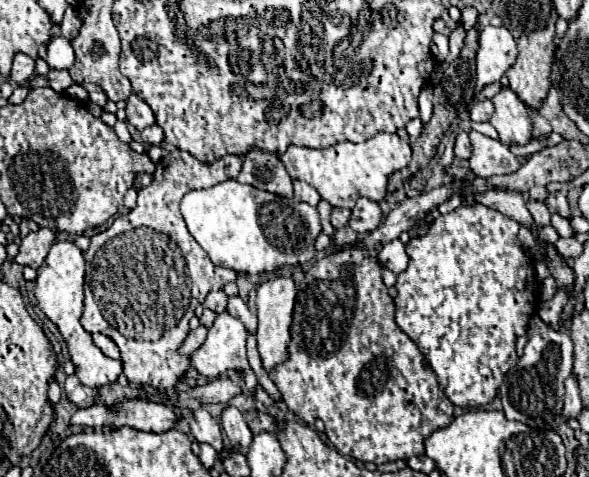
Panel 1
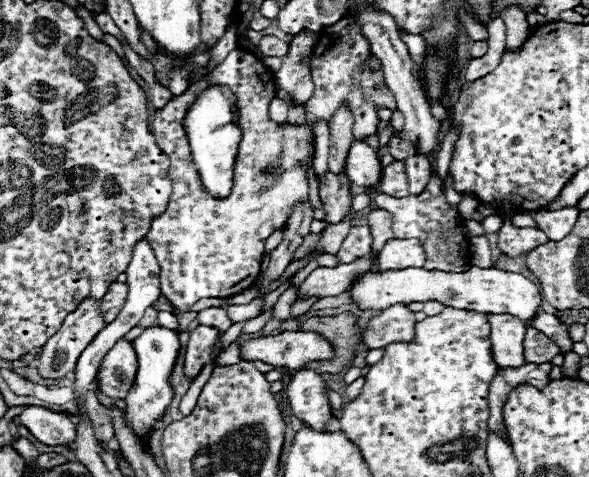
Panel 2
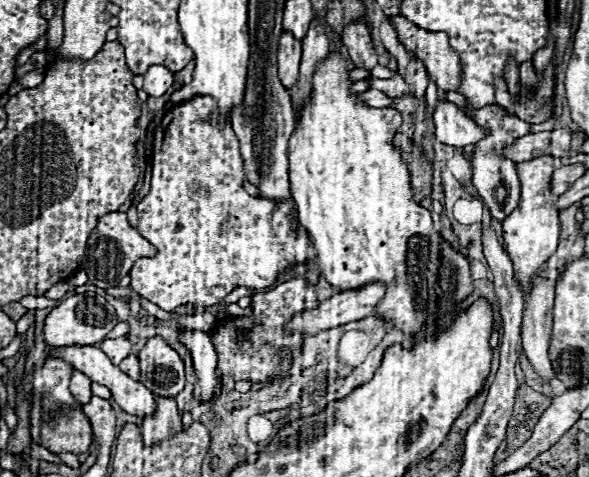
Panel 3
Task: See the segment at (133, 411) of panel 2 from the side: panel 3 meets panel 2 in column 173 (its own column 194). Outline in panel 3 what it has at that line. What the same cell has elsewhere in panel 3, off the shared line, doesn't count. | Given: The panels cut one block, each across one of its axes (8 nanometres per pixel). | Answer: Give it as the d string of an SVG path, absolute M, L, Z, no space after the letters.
M182 330L178 340L190 350L196 370L198 382L194 386L194 398L198 402L210 402L220 384L220 376L216 376L216 350L210 336L200 330Z

